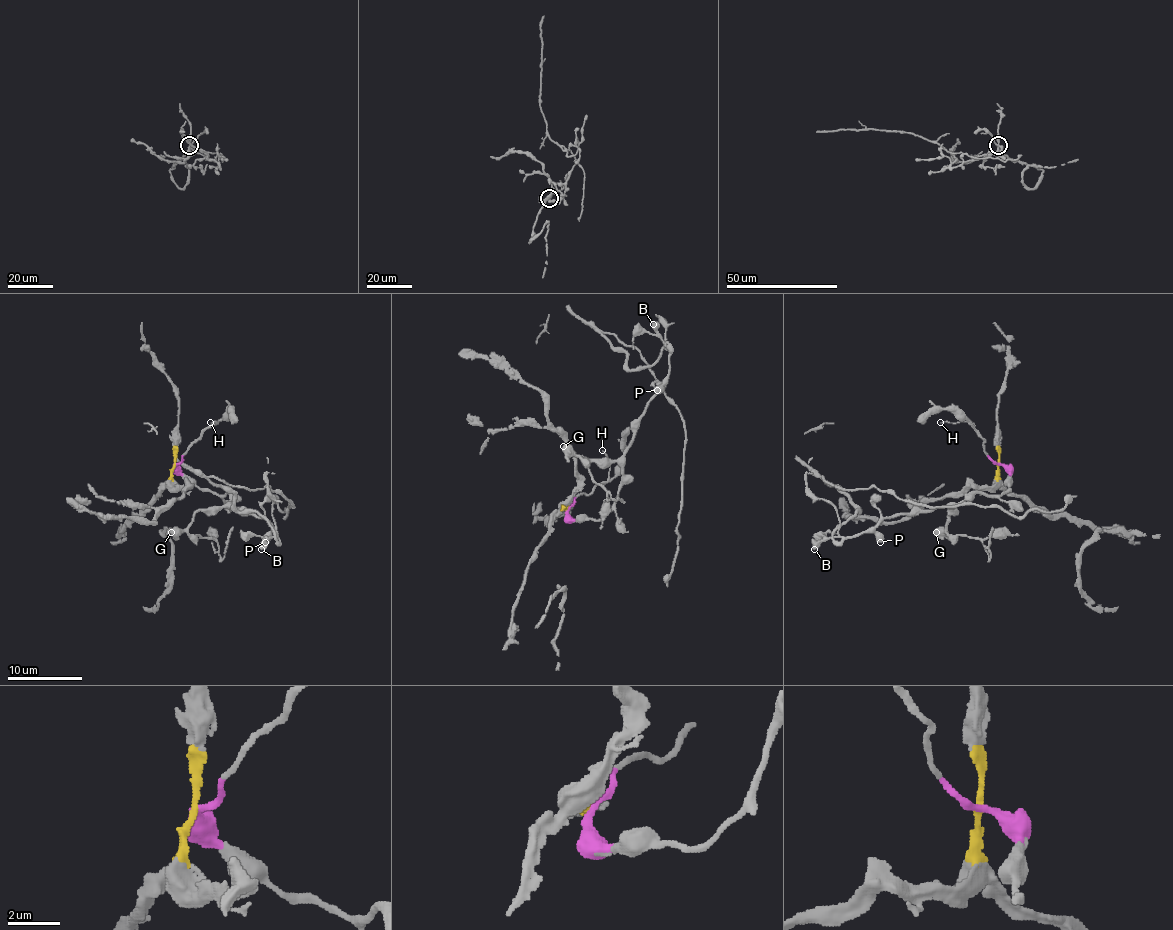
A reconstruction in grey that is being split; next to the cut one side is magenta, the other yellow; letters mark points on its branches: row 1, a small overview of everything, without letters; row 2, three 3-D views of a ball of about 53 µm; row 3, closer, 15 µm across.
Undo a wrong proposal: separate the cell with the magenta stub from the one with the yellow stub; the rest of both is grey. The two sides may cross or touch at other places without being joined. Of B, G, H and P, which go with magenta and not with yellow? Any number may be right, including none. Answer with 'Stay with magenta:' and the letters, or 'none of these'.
Stay with magenta: B, G, H, P

